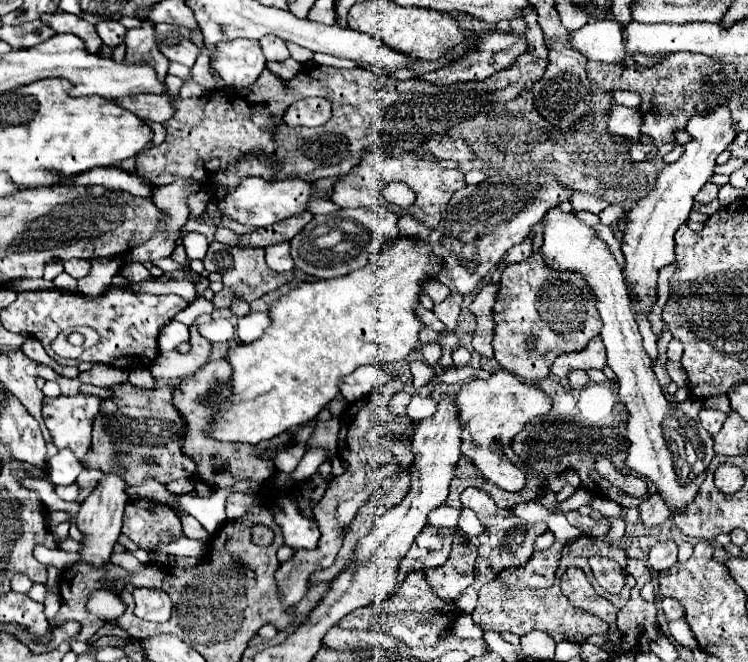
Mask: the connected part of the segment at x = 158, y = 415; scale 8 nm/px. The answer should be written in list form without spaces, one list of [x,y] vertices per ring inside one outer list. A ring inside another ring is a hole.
[[[130,382],[118,384],[112,388],[112,398],[102,400],[102,412],[94,418],[92,424],[92,446],[88,452],[90,466],[108,472],[114,464],[114,454],[124,454],[126,462],[118,462],[124,468],[124,476],[128,484],[142,484],[144,478],[154,478],[162,484],[192,478],[196,474],[196,464],[188,456],[182,454],[180,440],[184,436],[184,420],[170,404],[172,390],[144,390],[136,388]],[[142,460],[154,460],[158,466],[148,466]]]

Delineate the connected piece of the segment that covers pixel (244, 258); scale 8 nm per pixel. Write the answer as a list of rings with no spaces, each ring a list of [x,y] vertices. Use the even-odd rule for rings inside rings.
[[[212,242],[208,246],[206,258],[202,262],[204,262],[204,270],[218,272],[222,276],[224,288],[220,292],[216,292],[214,298],[210,300],[212,306],[216,306],[216,308],[228,308],[234,298],[242,298],[246,302],[252,302],[252,300],[262,298],[264,294],[268,294],[280,286],[290,284],[292,280],[300,280],[300,282],[312,280],[312,276],[304,274],[302,270],[290,270],[284,274],[272,272],[264,260],[264,248],[238,248],[238,246],[230,246],[230,244],[222,244],[222,242]]]

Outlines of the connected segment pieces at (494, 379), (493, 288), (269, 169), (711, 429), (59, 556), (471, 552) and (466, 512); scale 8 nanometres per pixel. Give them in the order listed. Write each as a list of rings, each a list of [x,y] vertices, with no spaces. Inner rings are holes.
[[[494,372],[488,380],[470,380],[456,390],[458,414],[462,420],[462,446],[460,452],[466,456],[484,478],[498,484],[502,490],[520,492],[526,484],[526,474],[516,468],[504,452],[494,452],[494,444],[502,450],[514,434],[518,434],[528,420],[542,416],[552,408],[550,396],[540,392],[532,384],[520,382],[510,372]]]
[[[484,284],[474,300],[470,302],[468,310],[474,314],[474,316],[484,316],[484,314],[492,314],[492,308],[494,308],[494,300],[496,300],[496,292],[498,292],[498,284]]]
[[[526,52],[526,54],[522,54],[522,56],[518,58],[518,62],[516,62],[514,66],[510,66],[510,68],[506,68],[506,70],[502,70],[502,72],[496,72],[494,76],[490,76],[490,78],[486,78],[486,80],[482,80],[482,82],[466,82],[466,84],[454,84],[454,86],[432,86],[432,84],[422,82],[422,80],[404,80],[404,82],[400,82],[400,80],[394,80],[394,78],[390,78],[390,76],[376,76],[374,72],[370,72],[370,70],[366,70],[366,68],[340,70],[340,68],[332,68],[332,66],[312,66],[312,68],[300,70],[292,80],[280,80],[280,78],[276,78],[274,74],[270,74],[268,70],[264,70],[264,72],[260,74],[260,78],[256,80],[256,84],[252,84],[250,88],[242,88],[242,90],[236,90],[236,88],[214,88],[214,90],[206,92],[206,94],[200,96],[200,98],[188,98],[188,100],[174,98],[174,116],[172,116],[170,120],[166,120],[166,132],[168,132],[168,134],[166,134],[166,140],[164,140],[160,146],[156,146],[156,148],[144,148],[144,150],[136,156],[136,172],[138,172],[138,176],[142,176],[144,180],[152,182],[154,186],[172,184],[172,182],[176,182],[176,180],[180,180],[180,178],[198,178],[198,180],[206,182],[206,172],[208,172],[210,178],[212,178],[218,186],[224,186],[224,188],[228,188],[228,190],[234,190],[234,188],[238,186],[238,182],[240,182],[242,178],[248,178],[248,176],[258,176],[258,178],[262,178],[262,180],[286,180],[286,178],[290,178],[290,176],[302,176],[302,180],[310,180],[310,182],[312,182],[312,180],[326,178],[326,176],[348,174],[348,172],[364,158],[366,152],[384,150],[384,152],[388,152],[390,156],[398,156],[398,154],[404,152],[404,150],[416,150],[416,148],[420,148],[420,144],[424,142],[424,138],[434,136],[434,134],[436,134],[436,136],[444,136],[448,128],[458,126],[460,122],[464,122],[464,120],[468,120],[468,118],[474,118],[474,116],[480,112],[480,108],[482,108],[484,104],[488,104],[488,102],[508,102],[508,100],[514,100],[516,96],[510,96],[510,88],[518,90],[518,94],[530,90],[530,86],[532,86],[534,82],[542,80],[542,76],[544,76],[544,72],[546,72],[546,66],[548,66],[548,58],[538,58],[538,56],[530,54],[530,52]],[[306,96],[324,96],[326,100],[330,100],[330,104],[332,104],[332,118],[330,118],[326,124],[318,126],[318,128],[290,128],[288,124],[284,124],[282,116],[286,114],[286,108],[288,108],[292,102],[302,100],[302,98],[306,98]]]
[[[704,408],[700,412],[700,424],[702,424],[702,428],[708,430],[710,436],[714,436],[722,428],[724,420],[726,420],[726,414],[720,412],[720,410],[708,410],[708,408]]]
[[[36,546],[34,556],[40,562],[46,562],[50,566],[56,566],[60,570],[69,568],[74,562],[80,561],[80,554],[78,552],[64,552],[64,550],[48,550],[46,546]]]
[[[456,536],[448,560],[438,568],[426,568],[426,580],[432,590],[446,602],[454,602],[474,580],[476,546],[464,536]]]
[[[464,508],[462,510],[462,516],[460,516],[460,520],[458,520],[458,528],[464,532],[464,536],[468,536],[468,538],[474,538],[474,536],[478,536],[482,530],[484,530],[484,526],[482,526],[482,522],[478,520],[478,516],[470,510],[470,508]]]

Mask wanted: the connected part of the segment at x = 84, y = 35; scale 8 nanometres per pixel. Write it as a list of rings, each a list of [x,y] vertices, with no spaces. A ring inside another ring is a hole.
[[[56,12],[52,16],[42,16],[40,18],[46,26],[50,26],[56,34],[74,34],[78,38],[84,40],[86,48],[90,48],[90,52],[100,52],[102,50],[102,40],[96,32],[96,26],[92,26],[90,22],[74,16],[74,14],[66,14],[66,12]]]

